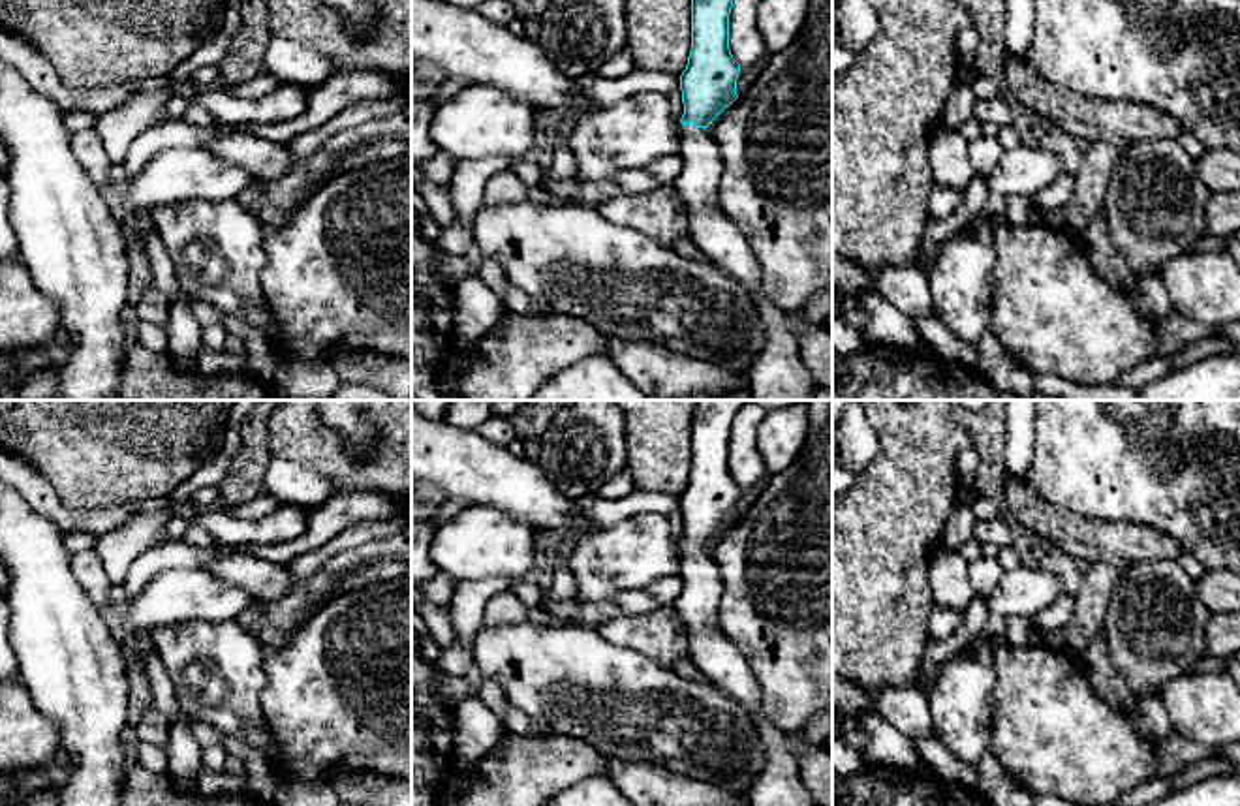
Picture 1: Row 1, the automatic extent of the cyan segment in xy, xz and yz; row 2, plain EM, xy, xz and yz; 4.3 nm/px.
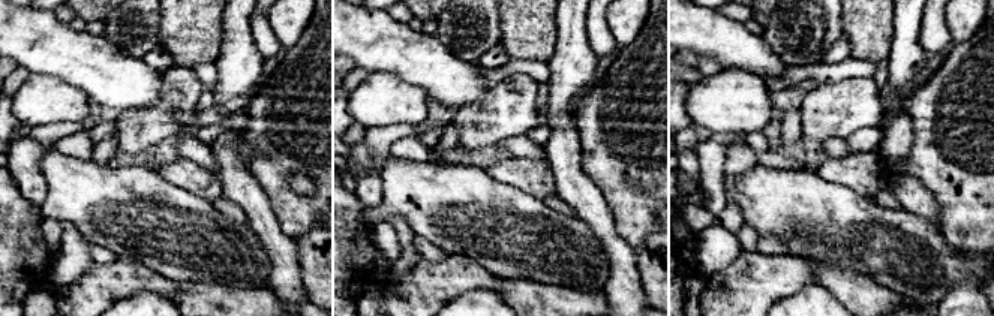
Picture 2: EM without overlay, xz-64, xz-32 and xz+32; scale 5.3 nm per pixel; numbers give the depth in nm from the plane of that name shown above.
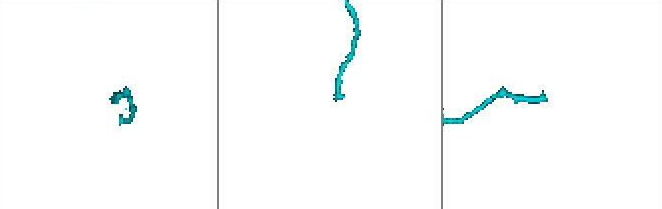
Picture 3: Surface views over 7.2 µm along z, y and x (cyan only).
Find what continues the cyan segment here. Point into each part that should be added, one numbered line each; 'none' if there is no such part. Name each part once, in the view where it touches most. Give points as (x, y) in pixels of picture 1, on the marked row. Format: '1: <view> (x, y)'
1: xz (778, 372)

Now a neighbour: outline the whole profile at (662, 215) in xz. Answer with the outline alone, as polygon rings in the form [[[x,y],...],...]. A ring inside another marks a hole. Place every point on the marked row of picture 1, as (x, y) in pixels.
[[[673,186],[643,195],[620,194],[603,203],[599,212],[667,246],[688,235],[688,210]]]

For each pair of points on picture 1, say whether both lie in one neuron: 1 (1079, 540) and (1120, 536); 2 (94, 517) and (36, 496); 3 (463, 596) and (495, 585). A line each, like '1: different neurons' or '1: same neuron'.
1: same neuron
2: same neuron
3: same neuron

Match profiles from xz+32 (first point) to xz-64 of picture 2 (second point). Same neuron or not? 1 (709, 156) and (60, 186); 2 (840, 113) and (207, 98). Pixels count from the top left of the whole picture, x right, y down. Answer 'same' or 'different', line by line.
1: different
2: different

